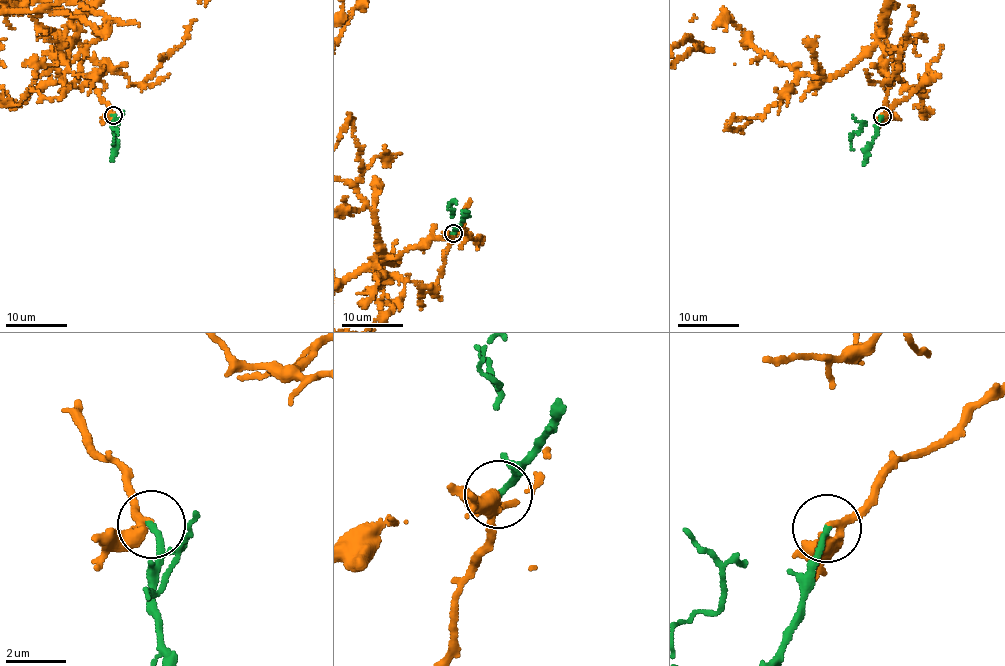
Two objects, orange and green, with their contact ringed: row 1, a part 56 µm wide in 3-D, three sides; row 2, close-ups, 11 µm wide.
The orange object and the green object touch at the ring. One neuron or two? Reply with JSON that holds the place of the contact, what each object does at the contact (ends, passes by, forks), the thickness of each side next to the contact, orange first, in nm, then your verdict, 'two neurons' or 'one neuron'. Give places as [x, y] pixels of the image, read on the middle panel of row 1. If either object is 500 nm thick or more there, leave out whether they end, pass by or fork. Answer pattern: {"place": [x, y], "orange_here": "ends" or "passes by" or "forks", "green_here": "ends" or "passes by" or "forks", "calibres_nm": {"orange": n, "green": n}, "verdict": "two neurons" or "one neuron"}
{"place": [453, 233], "orange_here": "passes by", "green_here": "ends", "calibres_nm": {"orange": 200, "green": 200}, "verdict": "one neuron"}

